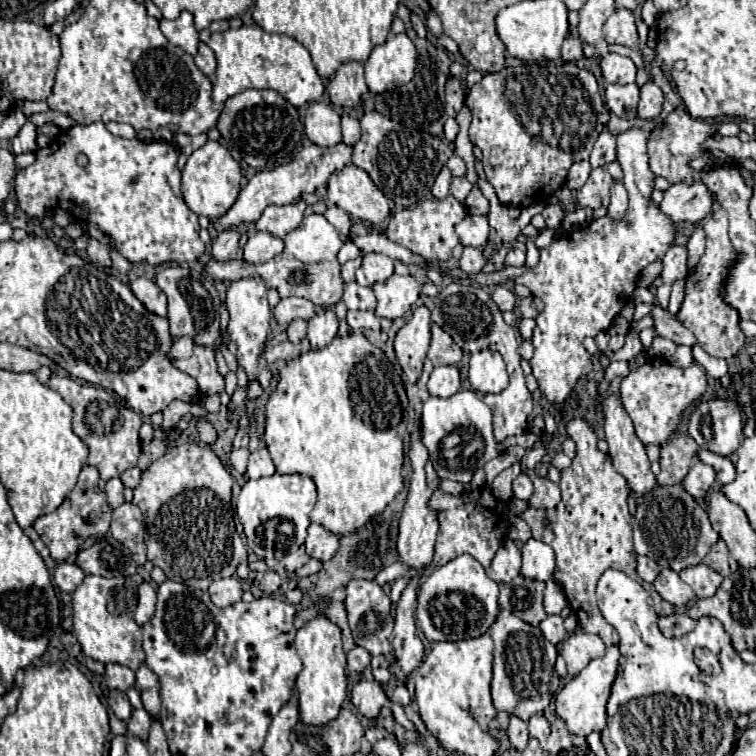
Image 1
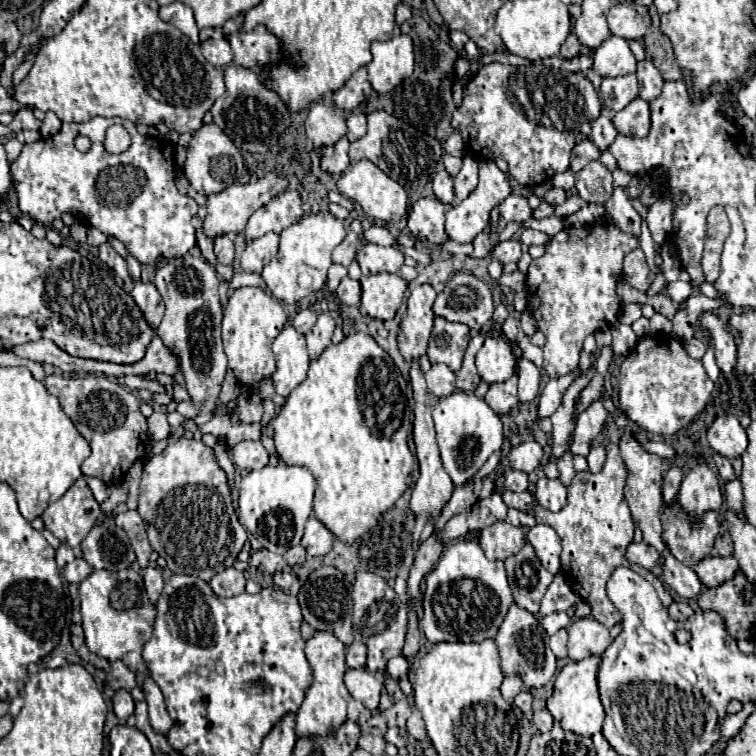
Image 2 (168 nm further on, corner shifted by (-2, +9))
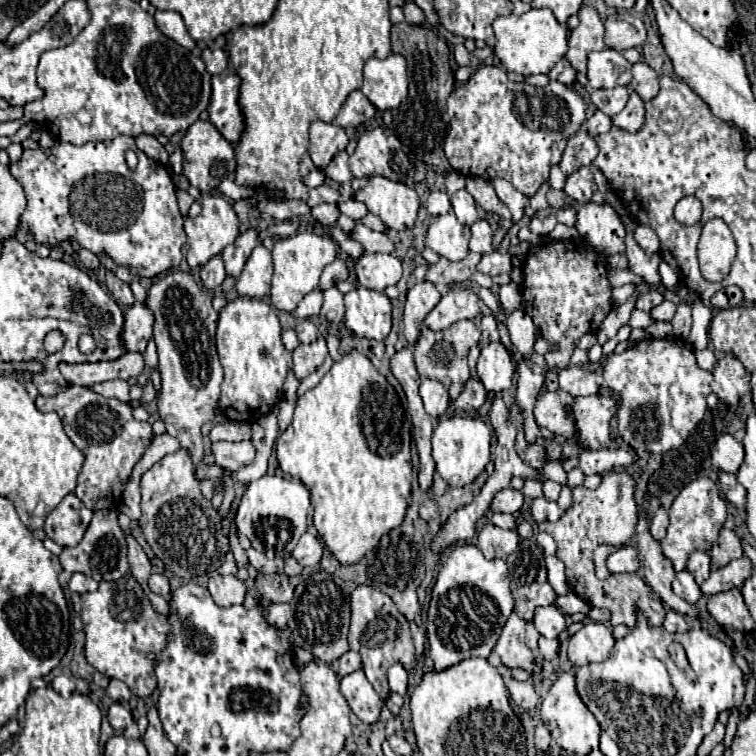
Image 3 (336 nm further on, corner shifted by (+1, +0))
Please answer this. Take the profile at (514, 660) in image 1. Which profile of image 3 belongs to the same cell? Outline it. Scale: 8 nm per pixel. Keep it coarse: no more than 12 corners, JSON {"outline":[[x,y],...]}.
{"outline":[[513,612],[493,652],[507,668],[539,674],[525,646],[527,622]]}

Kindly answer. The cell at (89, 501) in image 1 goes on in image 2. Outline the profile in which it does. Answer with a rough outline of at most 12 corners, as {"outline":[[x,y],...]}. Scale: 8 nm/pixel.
{"outline":[[80,479],[42,519],[62,543],[76,547],[100,515]]}

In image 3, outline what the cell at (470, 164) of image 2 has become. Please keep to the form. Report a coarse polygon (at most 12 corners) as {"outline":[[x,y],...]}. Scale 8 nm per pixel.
{"outline":[[463,188],[451,196],[461,224],[477,222],[477,206]]}

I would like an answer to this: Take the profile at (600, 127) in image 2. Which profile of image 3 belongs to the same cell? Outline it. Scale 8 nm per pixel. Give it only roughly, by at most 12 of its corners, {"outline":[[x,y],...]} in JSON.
{"outline":[[597,110],[587,118],[589,136],[611,130],[611,118]]}

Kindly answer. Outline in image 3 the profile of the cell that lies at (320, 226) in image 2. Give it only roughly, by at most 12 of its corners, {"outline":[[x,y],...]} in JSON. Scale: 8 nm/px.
{"outline":[[305,230],[273,246],[271,304],[293,312],[337,242]]}

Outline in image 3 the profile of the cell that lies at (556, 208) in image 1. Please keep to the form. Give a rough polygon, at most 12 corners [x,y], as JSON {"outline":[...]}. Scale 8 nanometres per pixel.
{"outline":[[547,192],[547,202],[553,210],[561,210],[575,204],[565,192]]}

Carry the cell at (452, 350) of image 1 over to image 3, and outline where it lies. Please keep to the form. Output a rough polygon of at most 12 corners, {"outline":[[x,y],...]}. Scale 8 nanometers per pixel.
{"outline":[[471,320],[415,344],[419,374],[443,382],[451,400],[469,380],[467,352],[479,342]]}

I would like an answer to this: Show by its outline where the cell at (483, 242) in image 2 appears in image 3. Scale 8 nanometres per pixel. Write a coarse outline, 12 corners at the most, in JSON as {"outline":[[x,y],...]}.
{"outline":[[487,220],[471,226],[471,252],[493,252]]}

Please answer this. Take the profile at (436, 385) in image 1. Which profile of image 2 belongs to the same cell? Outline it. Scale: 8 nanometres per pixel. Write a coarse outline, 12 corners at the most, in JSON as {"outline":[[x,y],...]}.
{"outline":[[432,365],[428,391],[446,397],[456,391],[456,375],[446,365]]}

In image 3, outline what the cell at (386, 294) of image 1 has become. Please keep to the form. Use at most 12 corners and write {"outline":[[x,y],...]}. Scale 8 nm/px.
{"outline":[[355,286],[345,294],[345,326],[383,340],[391,308],[383,292]]}

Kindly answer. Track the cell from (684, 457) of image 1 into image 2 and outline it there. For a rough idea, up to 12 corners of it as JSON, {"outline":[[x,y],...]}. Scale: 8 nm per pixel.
{"outline":[[672,467],[664,475],[664,505],[676,501],[682,471]]}

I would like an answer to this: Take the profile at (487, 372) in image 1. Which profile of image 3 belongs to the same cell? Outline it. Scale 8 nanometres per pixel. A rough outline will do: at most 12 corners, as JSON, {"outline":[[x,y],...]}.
{"outline":[[501,342],[481,348],[477,374],[487,392],[511,388],[515,366]]}

